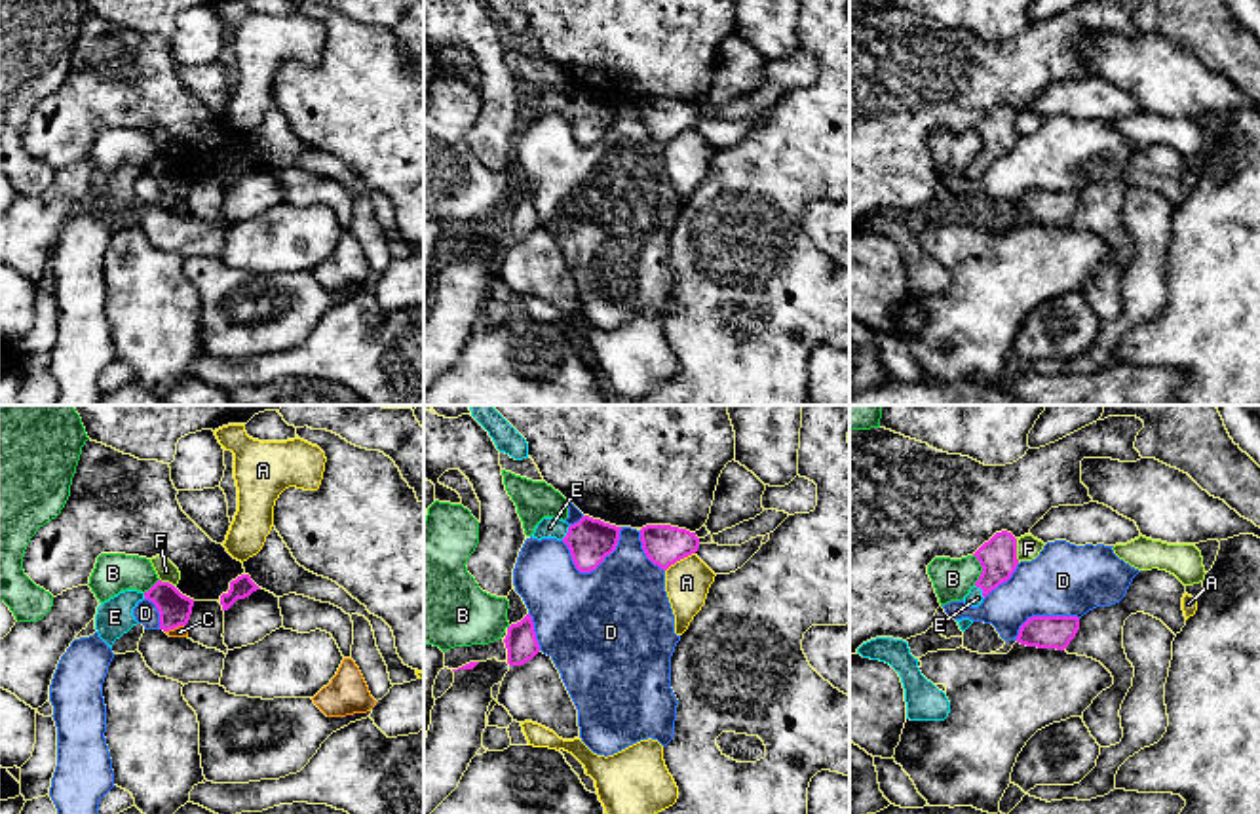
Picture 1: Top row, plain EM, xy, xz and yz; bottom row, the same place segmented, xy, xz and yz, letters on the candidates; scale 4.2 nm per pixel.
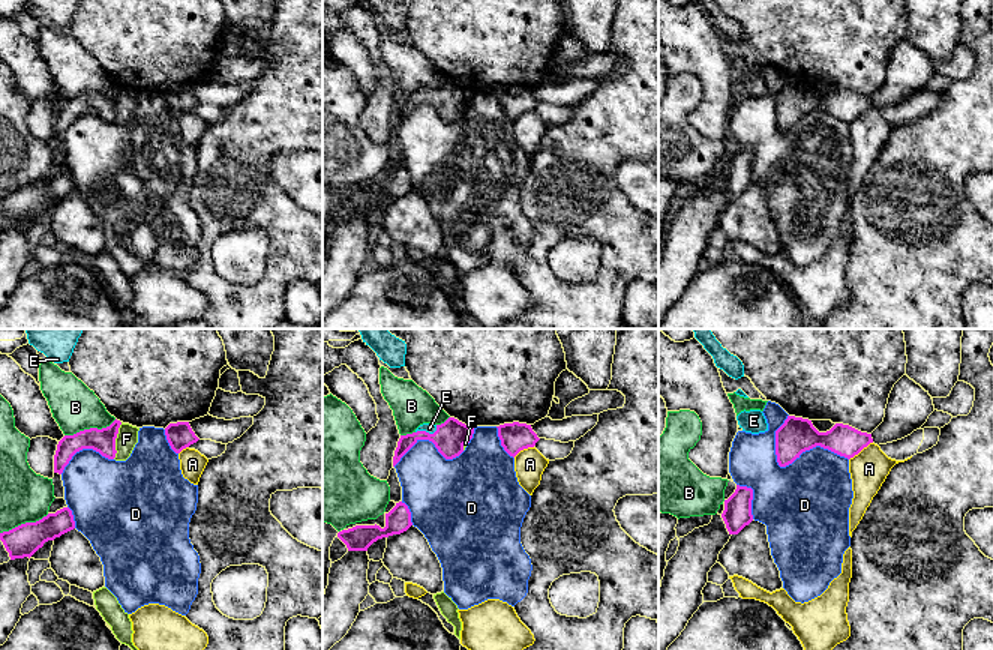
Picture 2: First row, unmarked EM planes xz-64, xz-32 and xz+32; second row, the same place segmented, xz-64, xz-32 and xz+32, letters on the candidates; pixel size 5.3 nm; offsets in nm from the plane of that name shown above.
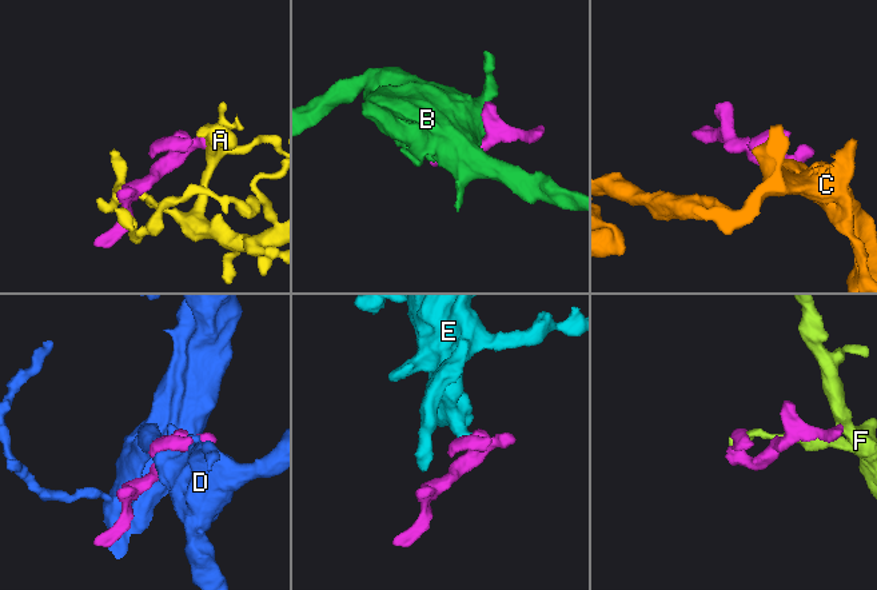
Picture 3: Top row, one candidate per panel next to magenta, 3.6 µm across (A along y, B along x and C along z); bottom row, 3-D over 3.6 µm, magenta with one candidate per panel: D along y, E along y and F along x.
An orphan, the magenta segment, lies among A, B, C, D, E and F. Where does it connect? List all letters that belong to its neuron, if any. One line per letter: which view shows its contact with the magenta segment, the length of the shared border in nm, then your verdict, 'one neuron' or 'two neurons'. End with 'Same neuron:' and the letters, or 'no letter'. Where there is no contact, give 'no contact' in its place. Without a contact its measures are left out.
A: xz | 150 nm | two neurons
B: yz | 140 nm | two neurons
C: xy | 90 nm | two neurons
D: xz | 280 nm | two neurons
E: xz | 80 nm | one neuron
F: yz | 110 nm | two neurons
Same neuron: E

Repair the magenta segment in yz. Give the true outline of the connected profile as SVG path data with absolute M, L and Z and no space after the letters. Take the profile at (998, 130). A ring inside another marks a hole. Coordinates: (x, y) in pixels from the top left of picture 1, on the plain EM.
M1007 105L996 107L973 129L981 137L983 146L964 171L964 177L969 181L979 181L992 164L1007 156L1015 146L1019 139L1017 112Z

